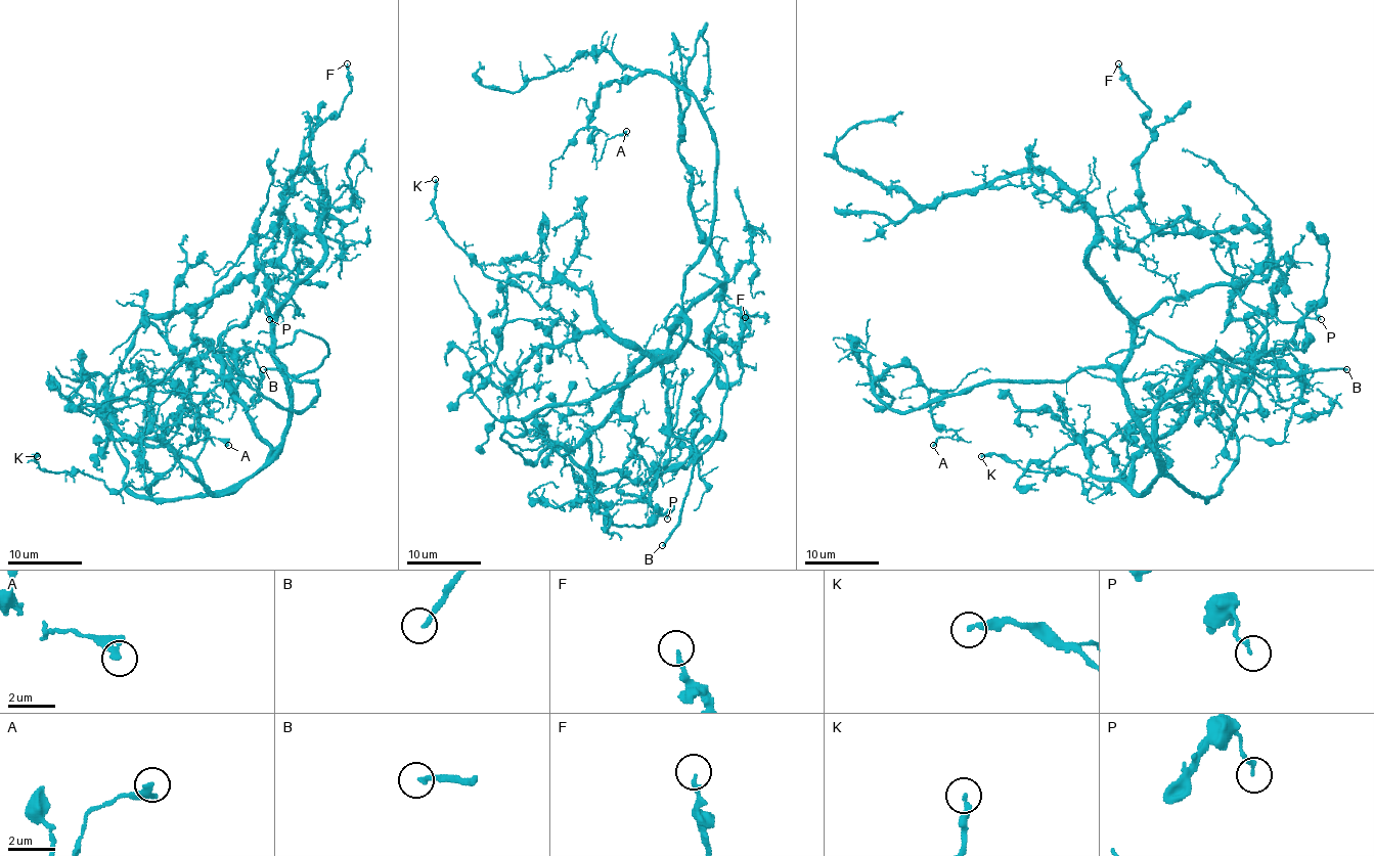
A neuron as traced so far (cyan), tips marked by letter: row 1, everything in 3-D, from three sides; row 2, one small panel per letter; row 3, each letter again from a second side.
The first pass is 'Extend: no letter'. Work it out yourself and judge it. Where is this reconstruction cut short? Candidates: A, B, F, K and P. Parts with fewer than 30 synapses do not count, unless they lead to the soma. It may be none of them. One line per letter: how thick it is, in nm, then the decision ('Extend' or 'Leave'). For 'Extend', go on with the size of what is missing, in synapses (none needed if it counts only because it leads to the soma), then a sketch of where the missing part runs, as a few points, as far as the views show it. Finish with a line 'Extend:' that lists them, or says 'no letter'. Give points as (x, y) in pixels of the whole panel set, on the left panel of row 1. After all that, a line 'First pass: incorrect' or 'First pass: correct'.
A: Thickness 260 nm. Leave
B: Thickness 200 nm. Extend. Course of what is missing: (263, 369), (238, 384), (219, 384), (211, 392), (178, 395), (148, 378), (94, 321), (57, 321), (44, 314)
F: Thickness 160 nm. Leave
K: Thickness 240 nm. Leave
P: Thickness 170 nm. Leave
Extend: B
First pass: incorrect

